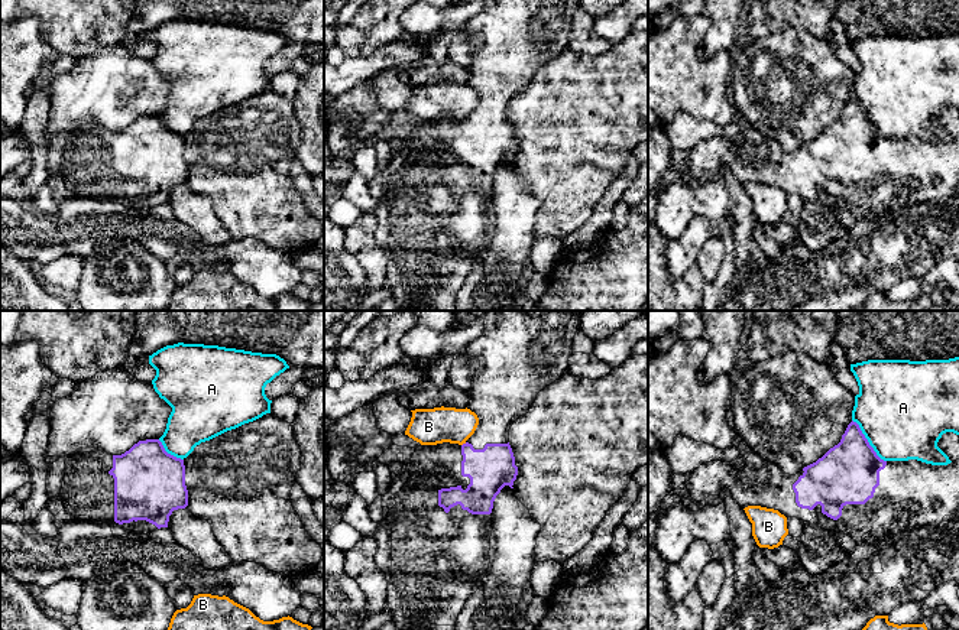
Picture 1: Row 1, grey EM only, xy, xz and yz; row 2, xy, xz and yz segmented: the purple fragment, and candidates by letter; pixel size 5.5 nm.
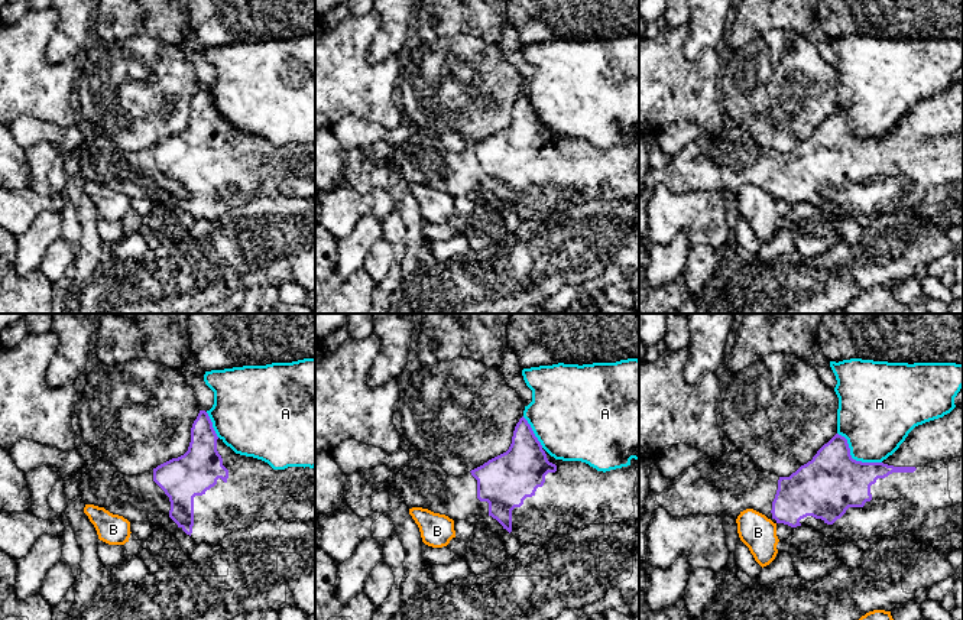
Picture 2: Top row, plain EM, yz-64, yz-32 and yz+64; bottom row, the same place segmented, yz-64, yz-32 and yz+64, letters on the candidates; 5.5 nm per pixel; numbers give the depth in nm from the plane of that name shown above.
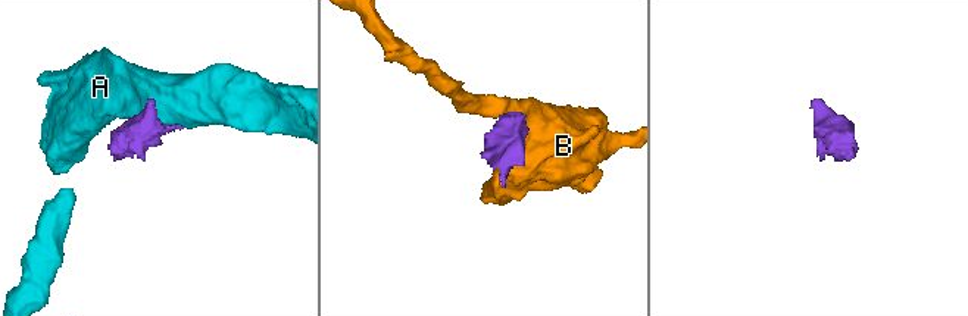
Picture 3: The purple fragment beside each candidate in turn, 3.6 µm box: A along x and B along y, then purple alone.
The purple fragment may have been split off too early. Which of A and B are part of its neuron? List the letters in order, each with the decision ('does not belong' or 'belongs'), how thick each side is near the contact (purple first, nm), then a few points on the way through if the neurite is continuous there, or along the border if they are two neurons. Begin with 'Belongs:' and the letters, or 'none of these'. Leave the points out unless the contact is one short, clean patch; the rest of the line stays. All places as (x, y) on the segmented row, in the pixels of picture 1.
Belongs: none of these
A: does not belong; calibres 340 and 480 nm
B: does not belong; calibres 240 and 200 nm; border xz (466, 442), (462, 445)

